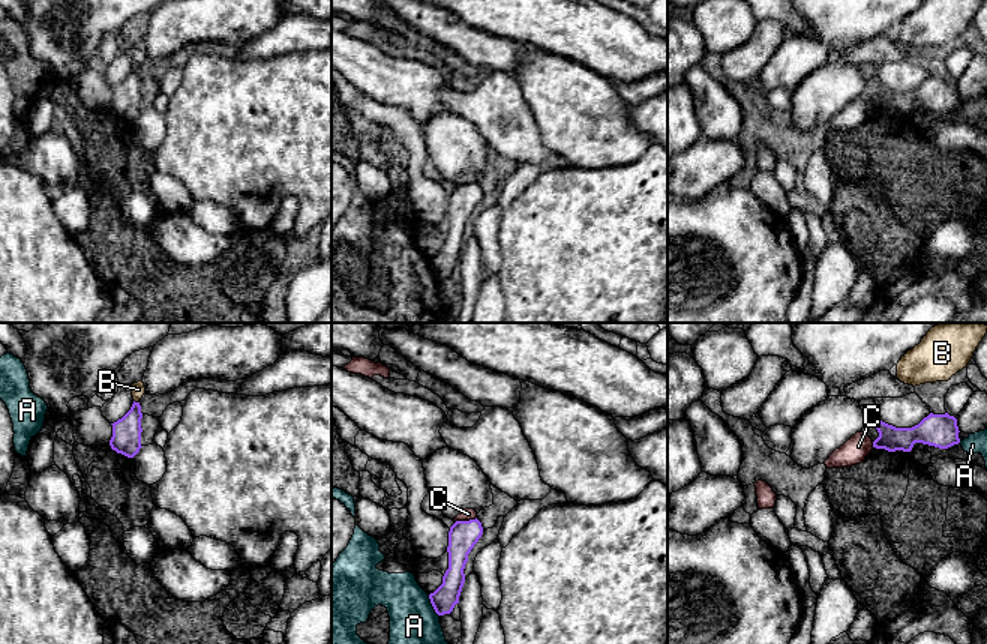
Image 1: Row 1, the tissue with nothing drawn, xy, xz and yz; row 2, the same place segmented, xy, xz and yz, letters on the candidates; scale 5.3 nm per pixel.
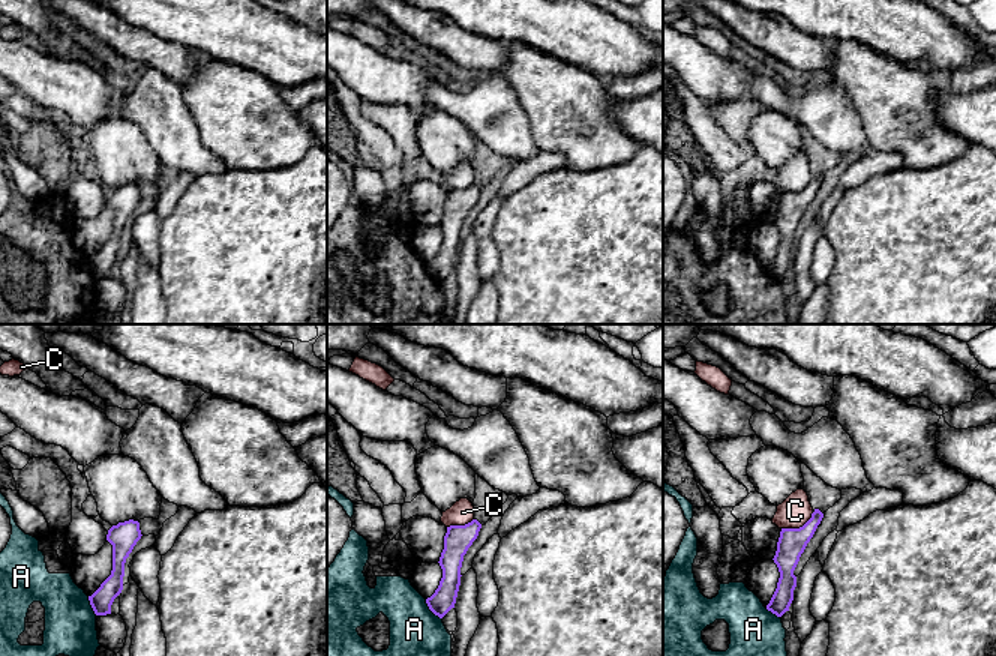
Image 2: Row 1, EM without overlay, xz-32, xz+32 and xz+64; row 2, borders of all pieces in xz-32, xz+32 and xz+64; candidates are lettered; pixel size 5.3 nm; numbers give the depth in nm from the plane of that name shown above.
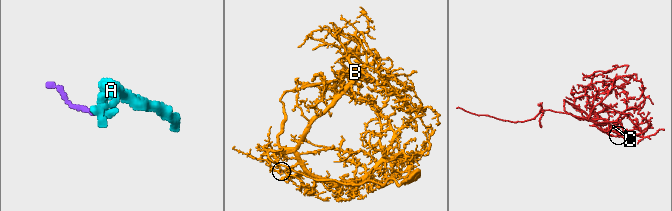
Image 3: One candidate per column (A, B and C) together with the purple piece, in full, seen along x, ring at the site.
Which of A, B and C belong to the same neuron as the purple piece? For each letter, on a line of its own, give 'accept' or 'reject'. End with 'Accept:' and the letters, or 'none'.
A: reject
B: accept
C: reject
Accept: B

